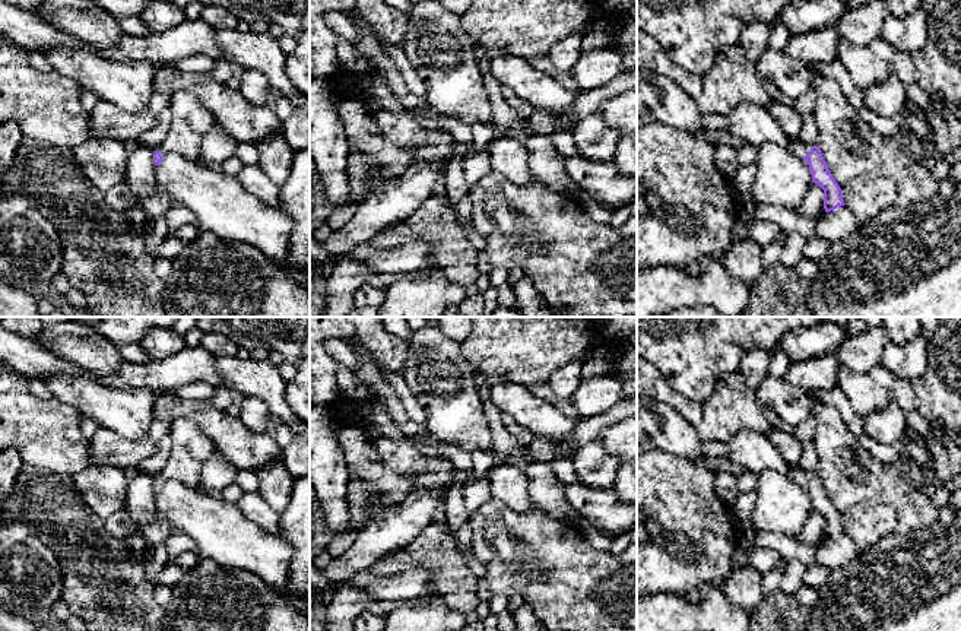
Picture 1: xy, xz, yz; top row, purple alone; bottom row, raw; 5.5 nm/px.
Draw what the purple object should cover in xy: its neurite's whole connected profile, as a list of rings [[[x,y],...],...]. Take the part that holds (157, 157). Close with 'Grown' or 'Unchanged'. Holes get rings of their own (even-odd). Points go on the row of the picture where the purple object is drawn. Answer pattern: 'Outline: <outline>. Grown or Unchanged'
Outline: [[[187,91],[175,92],[169,105],[172,121],[166,137],[155,148],[155,165],[159,165],[162,158],[169,153],[199,159],[203,140],[218,127],[209,110]]]. Grown

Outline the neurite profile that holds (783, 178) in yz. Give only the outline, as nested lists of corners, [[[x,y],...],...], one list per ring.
[[[765,142],[757,152],[757,175],[751,184],[757,204],[773,204],[795,210],[800,206],[812,183],[806,161],[773,142]]]

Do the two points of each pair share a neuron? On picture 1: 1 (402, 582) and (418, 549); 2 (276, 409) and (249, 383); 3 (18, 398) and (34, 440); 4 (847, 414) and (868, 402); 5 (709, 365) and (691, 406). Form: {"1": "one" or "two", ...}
{"1": "two", "2": "one", "3": "one", "4": "two", "5": "two"}

